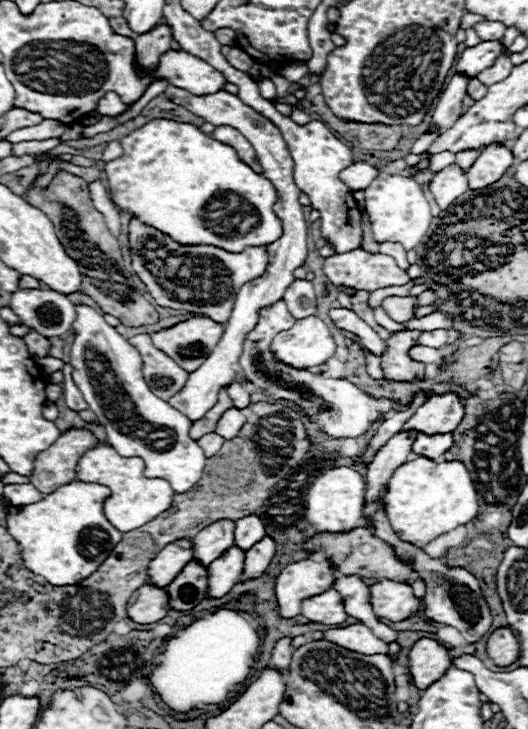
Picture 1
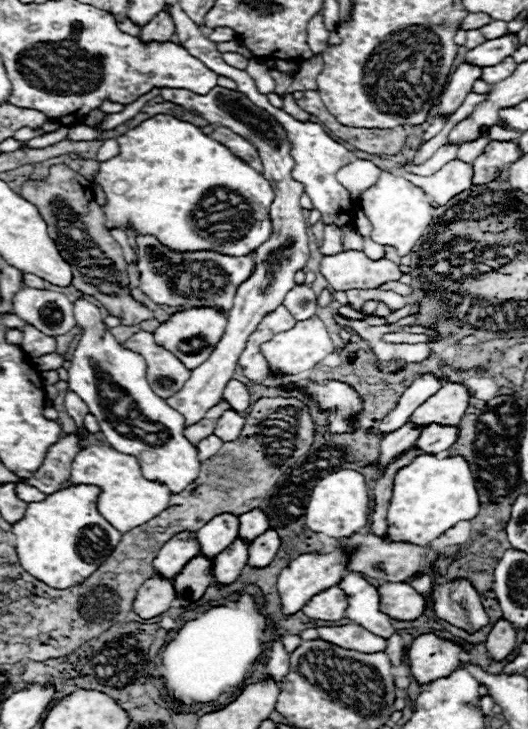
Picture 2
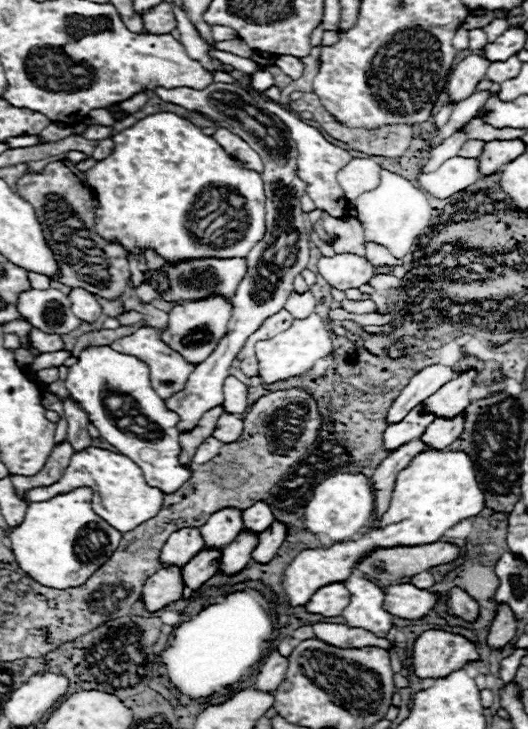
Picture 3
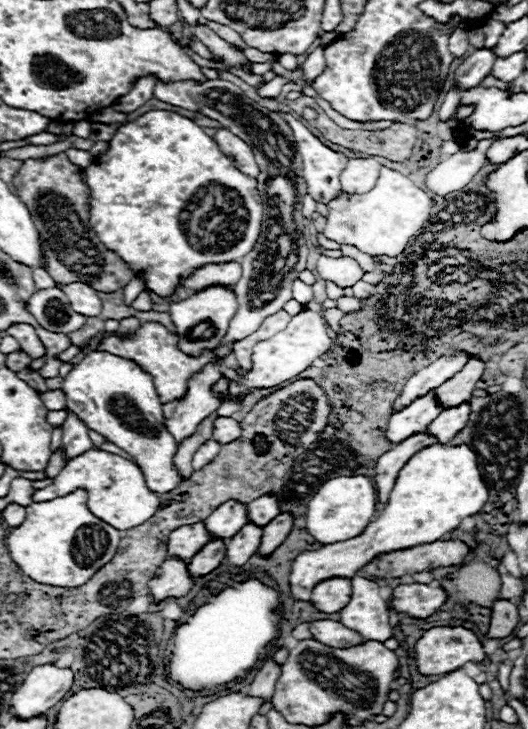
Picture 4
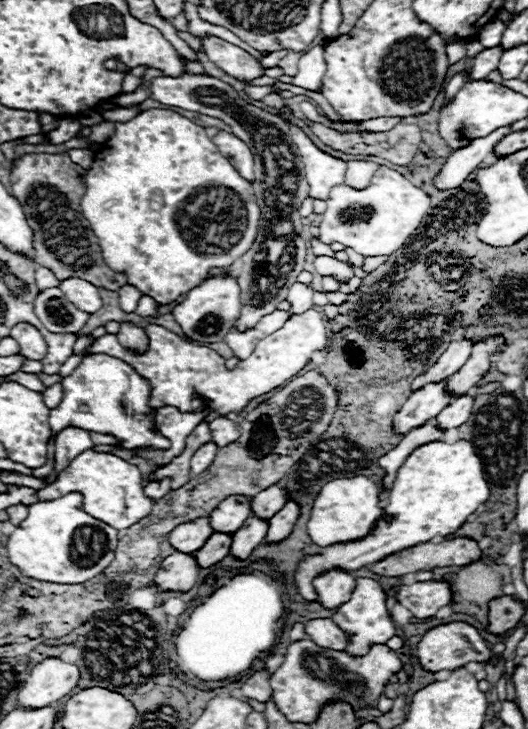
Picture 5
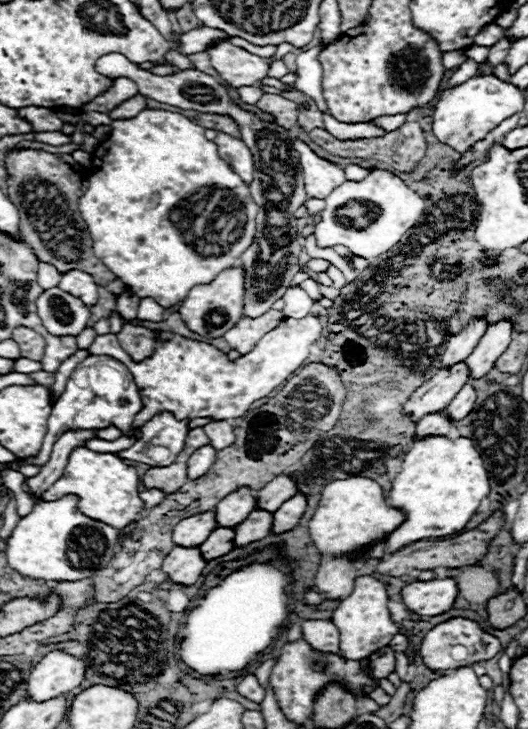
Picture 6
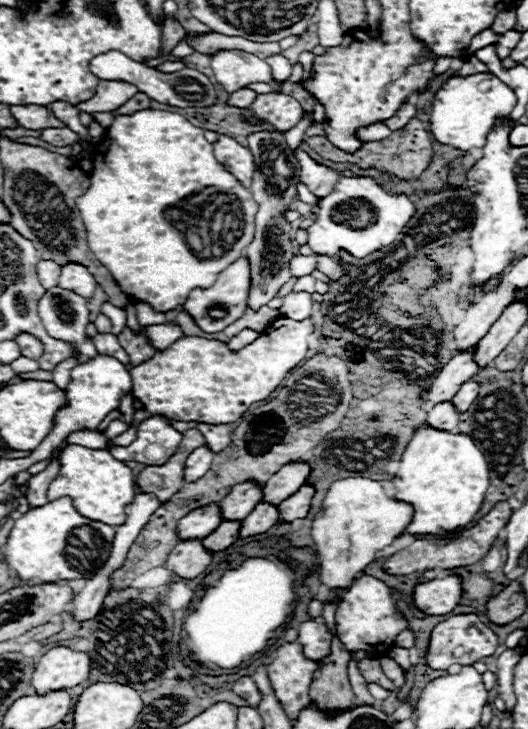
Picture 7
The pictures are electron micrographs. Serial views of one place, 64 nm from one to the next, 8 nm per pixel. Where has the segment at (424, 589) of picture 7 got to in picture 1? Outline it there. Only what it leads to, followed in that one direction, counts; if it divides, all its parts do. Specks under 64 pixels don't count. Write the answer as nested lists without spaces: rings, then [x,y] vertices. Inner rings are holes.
[[[380,580],[370,586],[370,604],[378,618],[400,622],[406,620],[416,608],[420,608],[420,600],[414,598],[412,586],[394,580]]]

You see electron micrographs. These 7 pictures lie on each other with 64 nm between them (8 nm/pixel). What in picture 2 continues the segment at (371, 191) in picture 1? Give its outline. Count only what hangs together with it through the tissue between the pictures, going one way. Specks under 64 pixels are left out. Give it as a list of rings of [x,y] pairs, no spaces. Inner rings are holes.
[[[382,172],[378,182],[360,194],[360,206],[372,224],[372,240],[384,246],[394,246],[400,256],[410,254],[424,228],[430,224],[432,206],[428,200],[430,196],[414,186],[410,180],[390,172]]]

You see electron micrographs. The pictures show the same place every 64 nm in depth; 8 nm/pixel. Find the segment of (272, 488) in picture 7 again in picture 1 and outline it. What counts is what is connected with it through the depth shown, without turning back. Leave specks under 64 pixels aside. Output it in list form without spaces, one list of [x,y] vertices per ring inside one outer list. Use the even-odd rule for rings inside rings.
[[[246,516],[242,520],[236,522],[234,528],[234,546],[238,546],[240,550],[248,552],[252,544],[260,542],[260,538],[266,536],[266,528],[260,522],[258,516]]]

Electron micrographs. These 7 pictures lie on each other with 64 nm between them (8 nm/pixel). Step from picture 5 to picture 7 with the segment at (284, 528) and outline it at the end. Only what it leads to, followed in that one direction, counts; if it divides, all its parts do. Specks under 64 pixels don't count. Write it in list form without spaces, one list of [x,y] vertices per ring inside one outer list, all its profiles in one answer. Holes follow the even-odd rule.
[[[302,486],[298,492],[294,492],[290,498],[286,498],[278,506],[280,520],[282,522],[292,522],[296,518],[304,518],[308,514],[308,508],[310,508],[310,502],[312,502],[312,494],[314,494],[314,488]]]

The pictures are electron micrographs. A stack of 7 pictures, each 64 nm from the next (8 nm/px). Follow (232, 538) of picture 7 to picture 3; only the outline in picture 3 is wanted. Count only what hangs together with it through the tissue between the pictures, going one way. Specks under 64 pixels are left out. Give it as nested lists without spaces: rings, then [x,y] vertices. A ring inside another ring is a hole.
[[[200,550],[184,568],[182,568],[182,598],[190,598],[200,586],[210,580],[220,564],[222,550]]]

